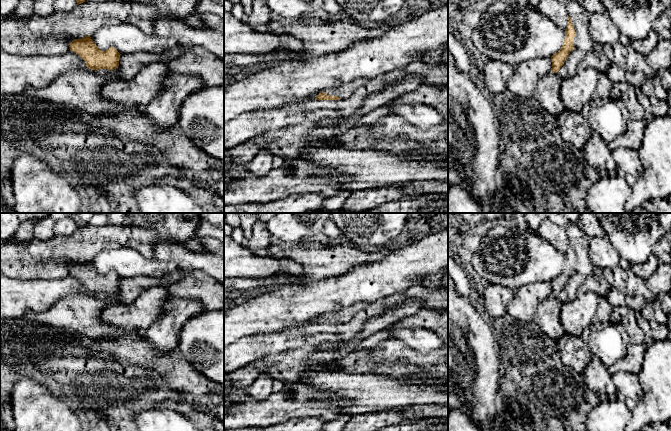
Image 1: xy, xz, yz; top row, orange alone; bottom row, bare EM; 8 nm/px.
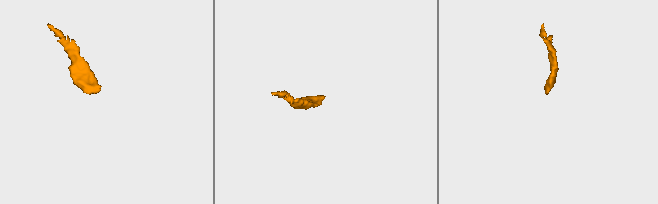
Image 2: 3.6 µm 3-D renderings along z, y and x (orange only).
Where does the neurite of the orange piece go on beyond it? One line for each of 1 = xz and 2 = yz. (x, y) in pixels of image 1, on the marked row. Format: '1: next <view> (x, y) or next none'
1: next xz (343, 91)
2: next none

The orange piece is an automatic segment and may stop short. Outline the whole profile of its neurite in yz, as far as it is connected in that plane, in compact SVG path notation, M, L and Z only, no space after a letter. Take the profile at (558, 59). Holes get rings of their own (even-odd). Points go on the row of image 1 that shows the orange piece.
M568 16L568 25L565 30L565 39L561 49L551 56L553 73L557 73L563 66L570 52L575 48L573 38L575 37L575 30L573 28L572 21Z

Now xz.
M359 77L348 83L341 84L335 88L326 90L317 95L315 100L340 100L350 97L357 89L365 86L367 83L366 78Z

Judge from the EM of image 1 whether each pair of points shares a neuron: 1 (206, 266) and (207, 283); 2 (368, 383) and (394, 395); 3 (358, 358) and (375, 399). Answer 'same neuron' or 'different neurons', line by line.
1: different neurons
2: same neuron
3: different neurons

